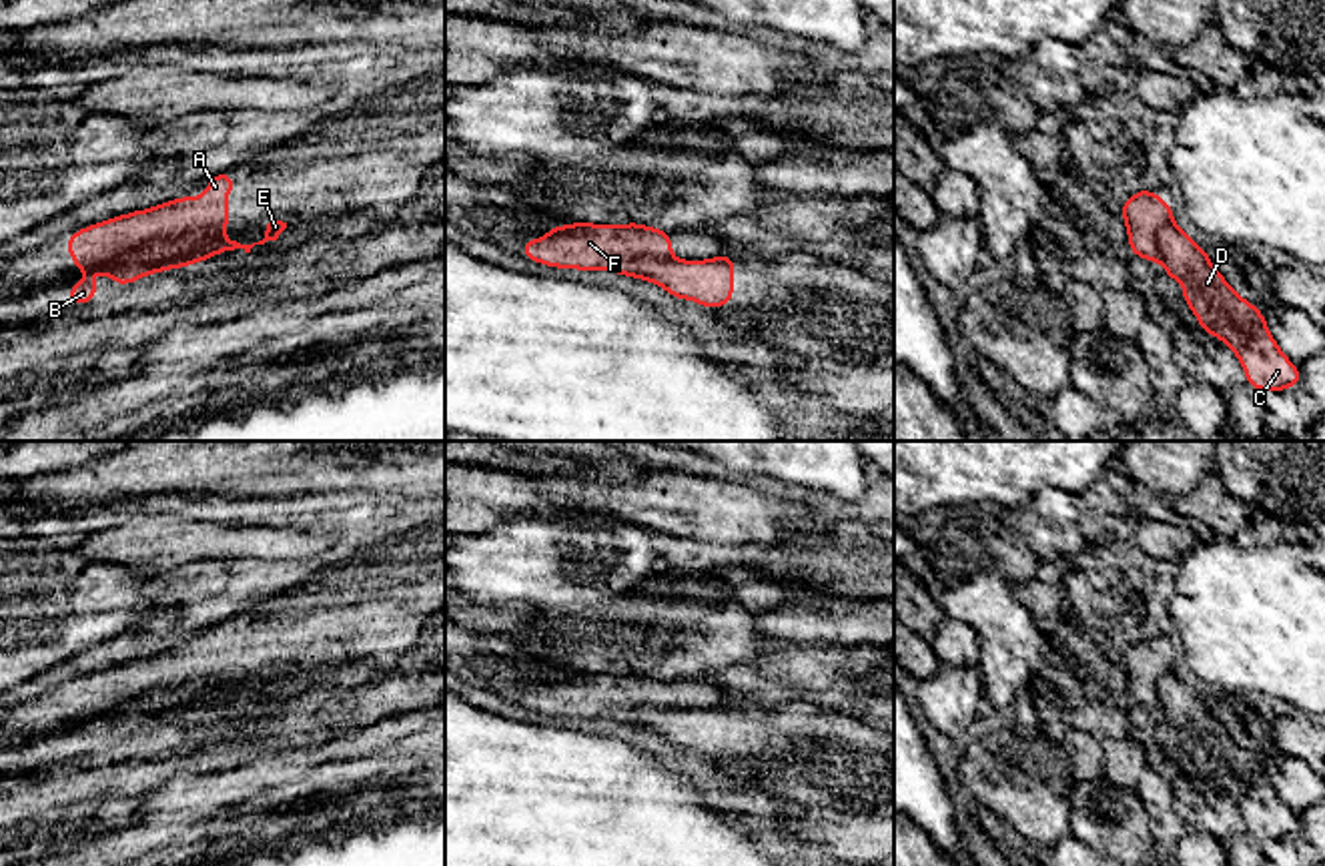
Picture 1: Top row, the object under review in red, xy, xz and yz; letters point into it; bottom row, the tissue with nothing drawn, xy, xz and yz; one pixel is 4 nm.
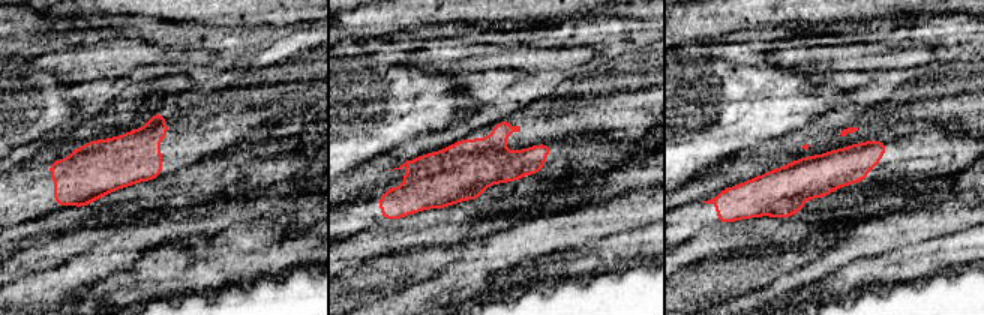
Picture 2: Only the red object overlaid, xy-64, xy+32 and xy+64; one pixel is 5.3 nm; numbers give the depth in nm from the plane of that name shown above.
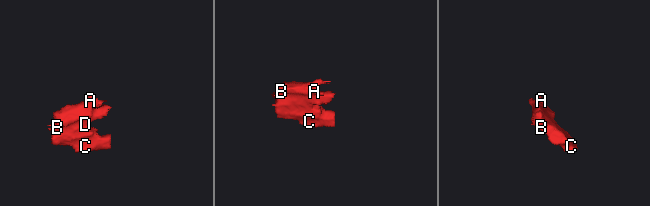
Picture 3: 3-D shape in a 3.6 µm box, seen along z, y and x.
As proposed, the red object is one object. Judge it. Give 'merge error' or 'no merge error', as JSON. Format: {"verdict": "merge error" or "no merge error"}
{"verdict": "merge error"}

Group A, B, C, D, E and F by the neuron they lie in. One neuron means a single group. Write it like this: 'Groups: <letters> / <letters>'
Groups: A F / B C D E

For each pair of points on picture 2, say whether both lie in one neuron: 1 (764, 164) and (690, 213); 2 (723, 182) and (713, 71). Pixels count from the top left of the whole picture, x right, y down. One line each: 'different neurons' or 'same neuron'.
1: same neuron
2: different neurons

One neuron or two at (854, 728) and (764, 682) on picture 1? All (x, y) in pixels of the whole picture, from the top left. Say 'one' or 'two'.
two

